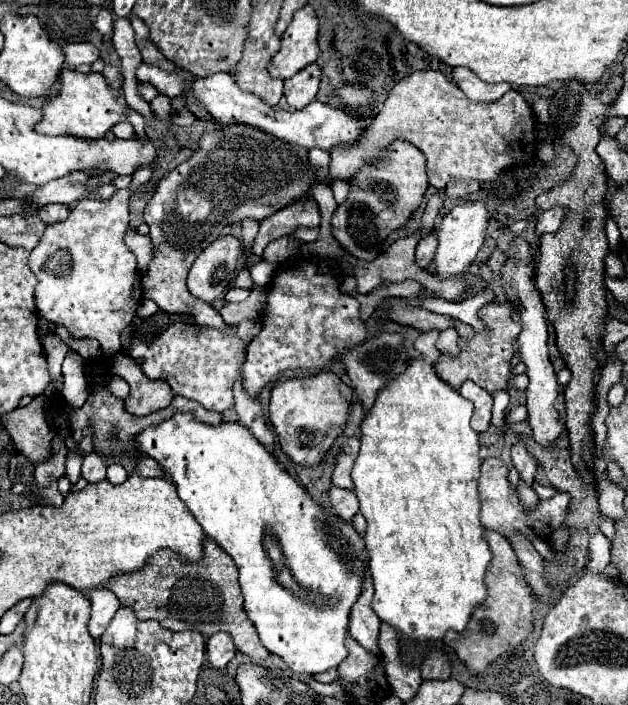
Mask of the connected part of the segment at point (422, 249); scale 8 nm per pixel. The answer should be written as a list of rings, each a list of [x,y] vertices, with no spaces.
[[[430,234],[430,236],[422,238],[416,246],[416,264],[420,268],[428,268],[428,264],[434,258],[434,252],[436,252],[436,236]]]

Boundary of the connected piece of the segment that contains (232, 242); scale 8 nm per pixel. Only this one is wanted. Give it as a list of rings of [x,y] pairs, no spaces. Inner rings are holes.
[[[220,236],[214,244],[210,244],[190,268],[190,294],[206,304],[214,304],[214,300],[226,292],[228,284],[234,280],[240,252],[242,244],[234,236]]]

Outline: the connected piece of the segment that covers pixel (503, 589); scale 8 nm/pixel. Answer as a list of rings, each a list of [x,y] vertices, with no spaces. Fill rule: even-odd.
[[[486,530],[486,540],[494,554],[488,570],[486,570],[486,588],[488,598],[474,610],[468,628],[462,634],[450,632],[444,642],[458,654],[458,660],[466,664],[466,668],[474,674],[486,672],[486,668],[496,662],[500,656],[516,650],[534,630],[534,594],[528,586],[524,572],[518,564],[518,558],[504,536],[498,532]]]

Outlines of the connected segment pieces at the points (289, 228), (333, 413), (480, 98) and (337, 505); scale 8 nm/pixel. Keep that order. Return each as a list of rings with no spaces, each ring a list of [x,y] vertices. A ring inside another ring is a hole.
[[[310,198],[308,202],[296,202],[272,216],[268,216],[266,220],[260,222],[260,230],[254,238],[252,244],[252,254],[262,256],[264,248],[268,246],[268,242],[284,236],[284,234],[294,234],[294,230],[298,226],[306,226],[306,228],[314,228],[320,224],[320,212],[318,212],[318,204]]]
[[[318,372],[308,378],[286,378],[272,388],[270,396],[270,422],[280,438],[282,452],[296,464],[316,466],[322,462],[334,440],[342,434],[352,390],[332,372]]]
[[[456,68],[452,72],[452,78],[458,84],[458,88],[466,94],[466,98],[472,102],[494,102],[512,88],[508,82],[488,84],[480,80],[470,68]]]
[[[332,486],[330,488],[330,500],[332,500],[336,514],[346,522],[350,522],[354,518],[354,514],[358,512],[358,498],[352,490],[342,490],[338,486]]]

